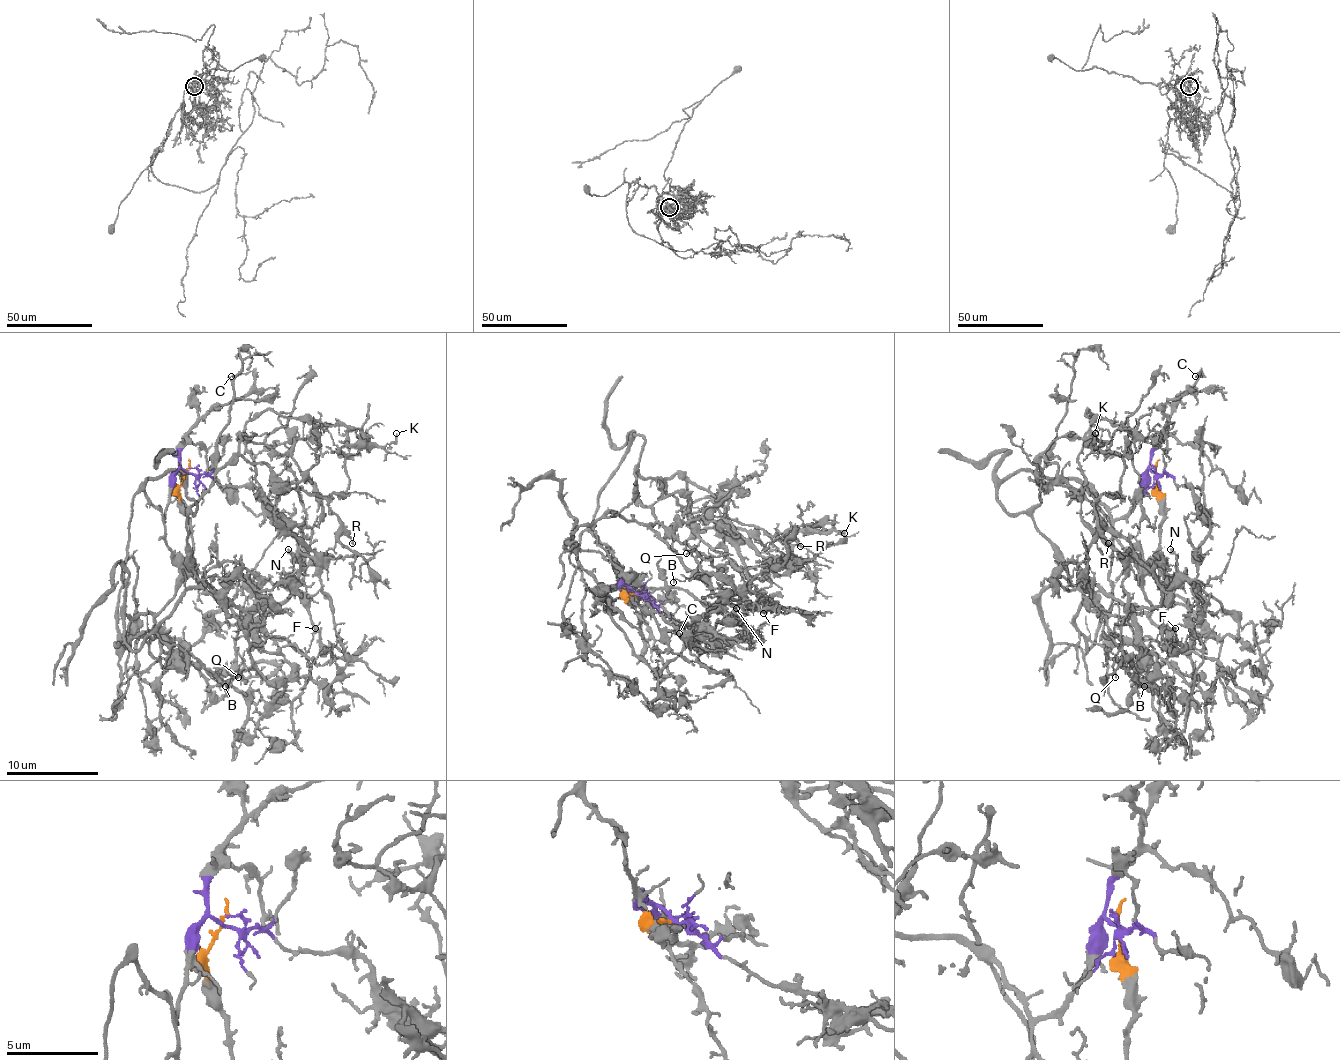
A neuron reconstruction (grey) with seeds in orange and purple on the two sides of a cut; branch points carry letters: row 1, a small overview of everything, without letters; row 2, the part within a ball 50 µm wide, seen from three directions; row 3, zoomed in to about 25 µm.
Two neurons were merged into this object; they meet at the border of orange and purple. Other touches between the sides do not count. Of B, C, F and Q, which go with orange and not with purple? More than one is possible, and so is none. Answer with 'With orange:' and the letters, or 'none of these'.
With orange: F

